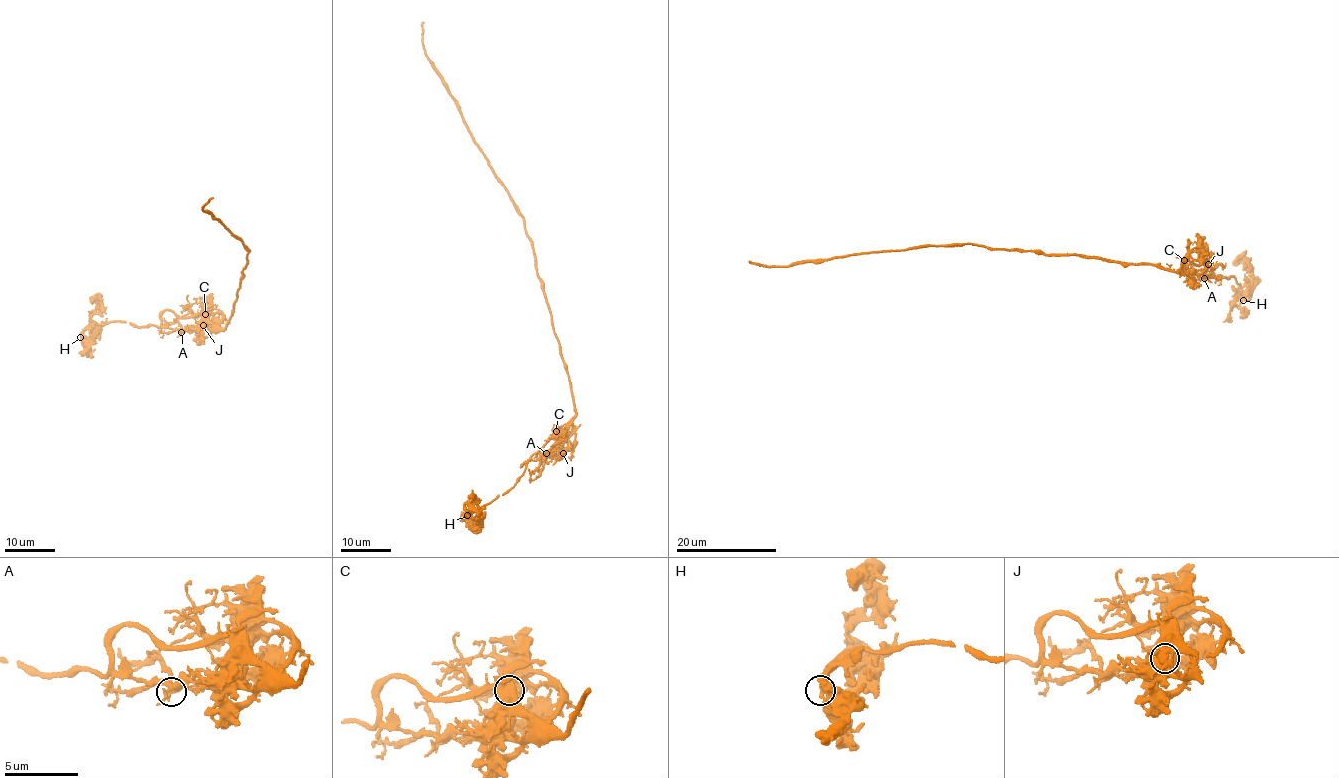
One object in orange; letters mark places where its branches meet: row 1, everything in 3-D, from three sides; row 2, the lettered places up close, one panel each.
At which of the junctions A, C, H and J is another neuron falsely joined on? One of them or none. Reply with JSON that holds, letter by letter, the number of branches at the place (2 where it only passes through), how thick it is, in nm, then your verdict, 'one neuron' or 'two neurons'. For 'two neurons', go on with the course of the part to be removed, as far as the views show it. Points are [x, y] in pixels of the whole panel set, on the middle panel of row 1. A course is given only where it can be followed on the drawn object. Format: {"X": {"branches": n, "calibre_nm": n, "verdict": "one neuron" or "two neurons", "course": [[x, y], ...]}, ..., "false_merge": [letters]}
{"A": {"branches": 5, "calibre_nm": 340, "verdict": "one neuron"}, "C": {"branches": 5, "calibre_nm": 440, "verdict": "one neuron"}, "H": {"branches": 3, "calibre_nm": 280, "verdict": "one neuron"}, "J": {"branches": 4, "calibre_nm": 280, "verdict": "one neuron"}, "false_merge": []}

